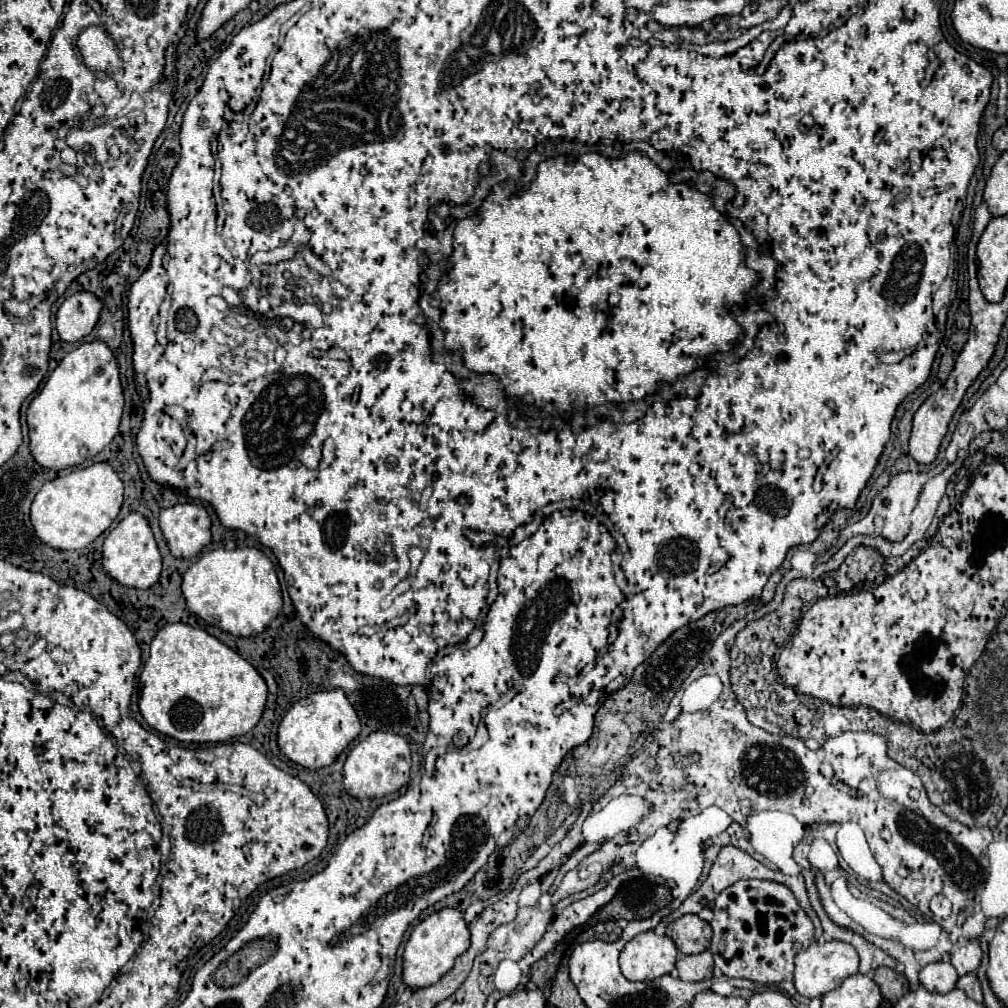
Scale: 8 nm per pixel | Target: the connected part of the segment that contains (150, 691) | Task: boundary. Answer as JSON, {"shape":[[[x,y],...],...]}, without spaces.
{"shape":[[[169,623],[153,637],[151,655],[143,665],[139,681],[139,709],[147,725],[183,743],[223,743],[247,735],[259,723],[267,701],[267,685],[249,661],[207,631],[185,623]]]}

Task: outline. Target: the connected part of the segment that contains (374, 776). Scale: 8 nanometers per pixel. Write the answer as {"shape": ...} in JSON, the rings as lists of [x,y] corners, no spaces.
{"shape":[[[375,731],[351,749],[343,767],[343,787],[351,797],[357,799],[385,797],[409,783],[409,769],[411,769],[411,751],[407,741],[395,733]]]}

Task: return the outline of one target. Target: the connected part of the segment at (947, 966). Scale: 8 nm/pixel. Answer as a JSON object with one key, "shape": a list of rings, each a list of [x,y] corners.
{"shape":[[[949,961],[931,963],[931,965],[923,967],[919,973],[921,985],[933,993],[949,993],[951,989],[955,989],[957,979],[959,979],[959,975]]]}

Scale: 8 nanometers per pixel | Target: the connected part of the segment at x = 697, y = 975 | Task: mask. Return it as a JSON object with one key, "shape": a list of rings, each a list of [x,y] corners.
{"shape":[[[703,951],[699,955],[679,955],[677,971],[683,981],[705,981],[713,977],[713,955]]]}

